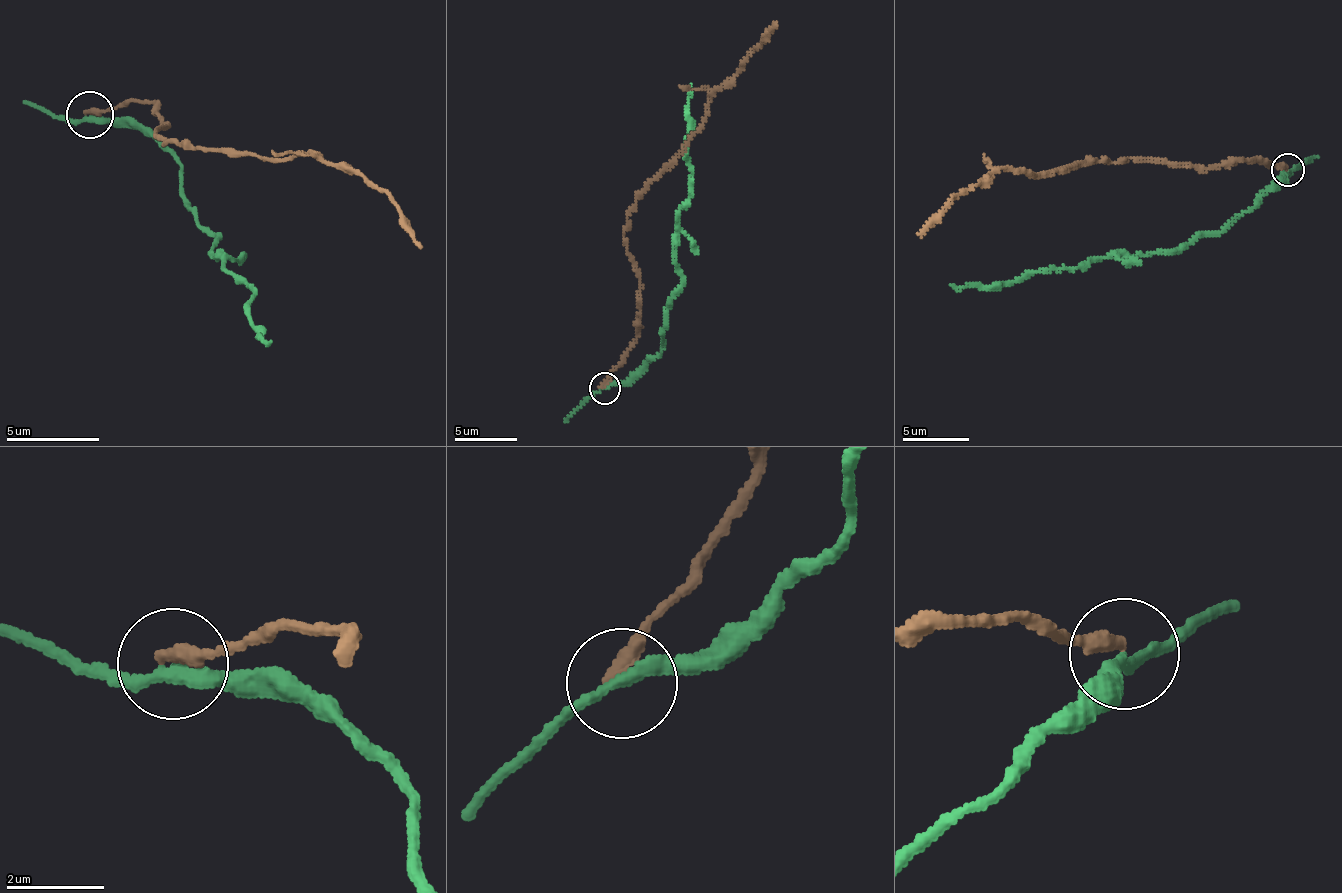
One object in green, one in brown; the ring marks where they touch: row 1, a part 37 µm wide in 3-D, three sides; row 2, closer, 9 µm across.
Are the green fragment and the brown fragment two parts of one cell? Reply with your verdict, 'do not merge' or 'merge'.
do not merge

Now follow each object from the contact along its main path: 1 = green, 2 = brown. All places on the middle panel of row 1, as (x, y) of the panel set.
1: (605, 387), (661, 352), (667, 302), (681, 282), (675, 225), (689, 197), (692, 172), (691, 84)
2: (605, 387), (636, 336), (640, 273), (624, 236), (627, 212), (698, 129), (714, 92), (777, 22)

